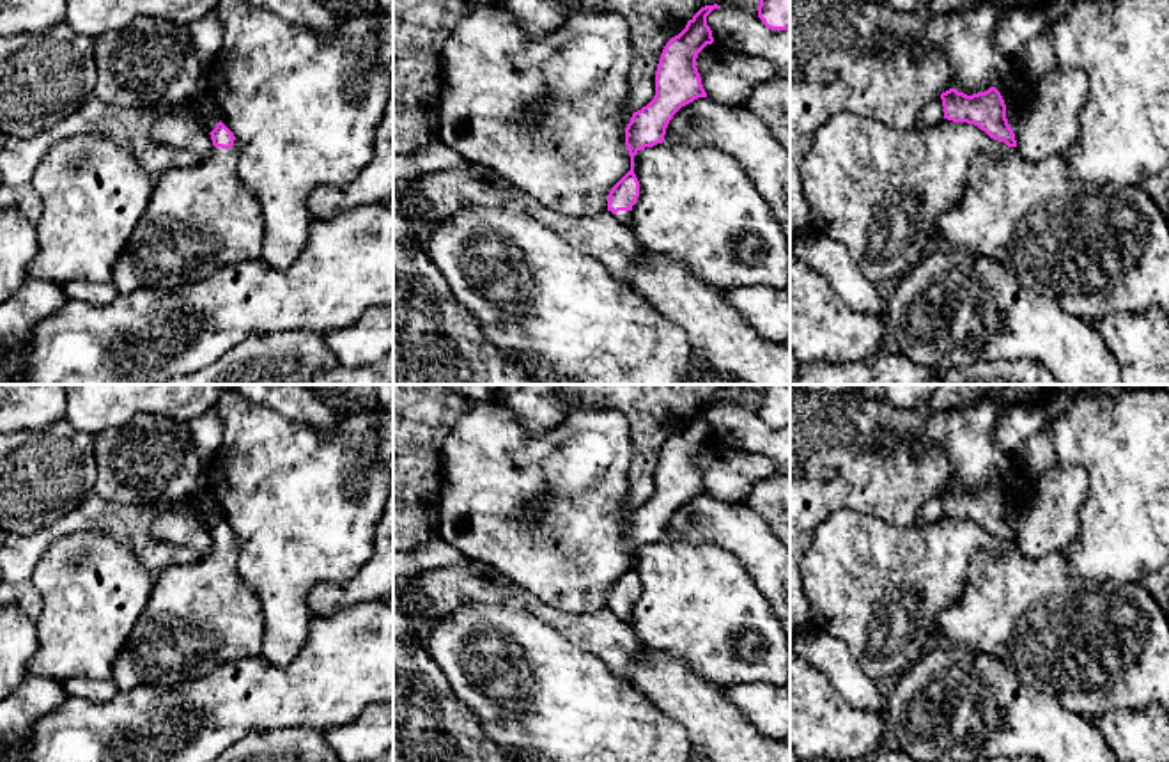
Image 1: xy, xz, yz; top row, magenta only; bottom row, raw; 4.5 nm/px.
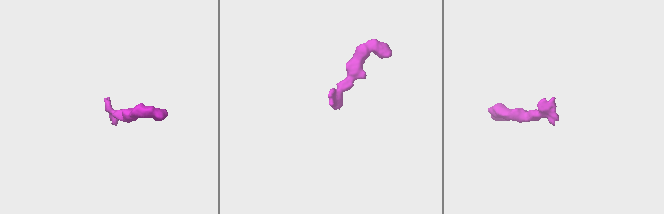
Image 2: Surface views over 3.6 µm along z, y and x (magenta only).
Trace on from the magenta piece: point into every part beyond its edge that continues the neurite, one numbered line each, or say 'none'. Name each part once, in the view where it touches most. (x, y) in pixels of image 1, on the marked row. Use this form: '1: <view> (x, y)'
1: xy (199, 218)

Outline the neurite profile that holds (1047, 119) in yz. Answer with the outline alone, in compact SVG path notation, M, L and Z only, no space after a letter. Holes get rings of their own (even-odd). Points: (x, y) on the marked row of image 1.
M1057 66L1033 83L1031 94L1006 110L1017 151L1040 161L1066 151L1079 135L1079 117L1089 92L1084 69Z

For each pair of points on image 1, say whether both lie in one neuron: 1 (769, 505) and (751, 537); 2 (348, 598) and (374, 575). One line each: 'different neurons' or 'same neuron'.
1: different neurons
2: same neuron

